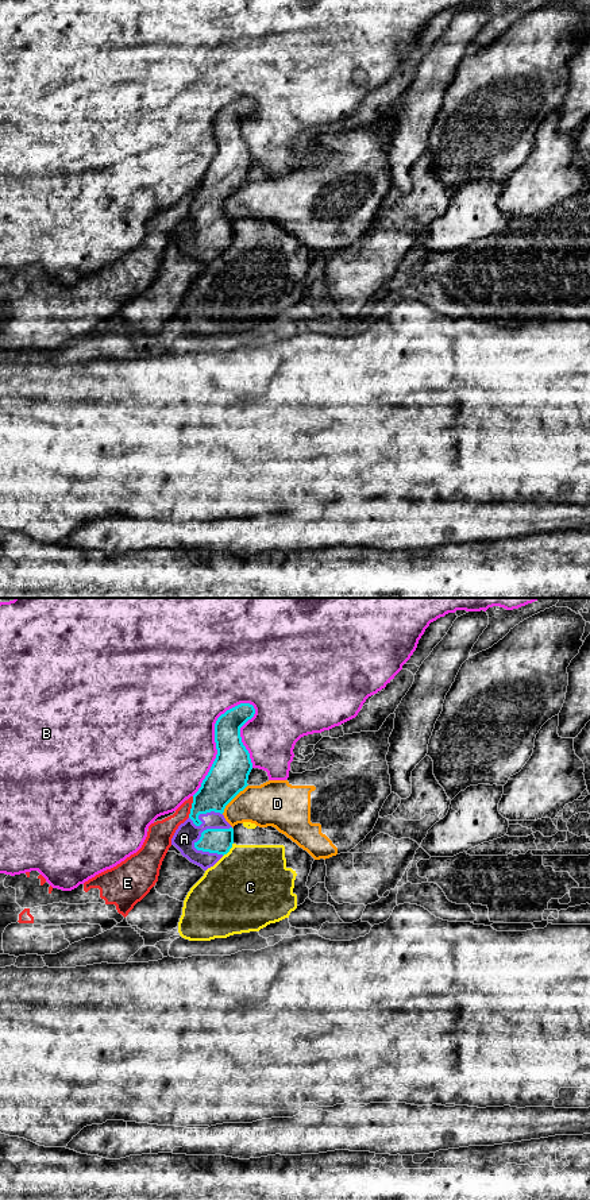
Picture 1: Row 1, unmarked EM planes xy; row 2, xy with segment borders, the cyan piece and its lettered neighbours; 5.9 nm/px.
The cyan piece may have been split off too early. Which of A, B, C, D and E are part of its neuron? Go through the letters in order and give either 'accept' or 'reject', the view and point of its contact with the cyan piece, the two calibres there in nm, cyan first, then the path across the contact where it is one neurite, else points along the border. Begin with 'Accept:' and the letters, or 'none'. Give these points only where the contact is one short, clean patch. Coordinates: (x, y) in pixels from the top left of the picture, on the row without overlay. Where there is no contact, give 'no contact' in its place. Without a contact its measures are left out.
Accept: A
A: accept | xy (209, 224) | 150/140 nm
B: reject | xy (215, 135) | 240/500 nm
C: reject | xy (230, 243) | 150/460 nm | along xy (232, 238), (232, 242), (223, 251)
D: reject | xy (232, 193) | 240/280 nm | along xy (247, 180), (222, 208)
E: reject | xy (192, 203) | 220/150 nm

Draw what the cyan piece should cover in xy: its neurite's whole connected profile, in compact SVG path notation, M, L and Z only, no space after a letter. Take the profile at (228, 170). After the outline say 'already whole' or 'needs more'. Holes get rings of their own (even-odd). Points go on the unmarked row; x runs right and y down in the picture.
M240 99L217 113L216 154L193 190L189 213L178 221L171 234L171 240L204 266L227 250L234 239L234 224L223 208L225 201L248 181L252 158L242 138L240 123L254 109L252 100Z; needs more

